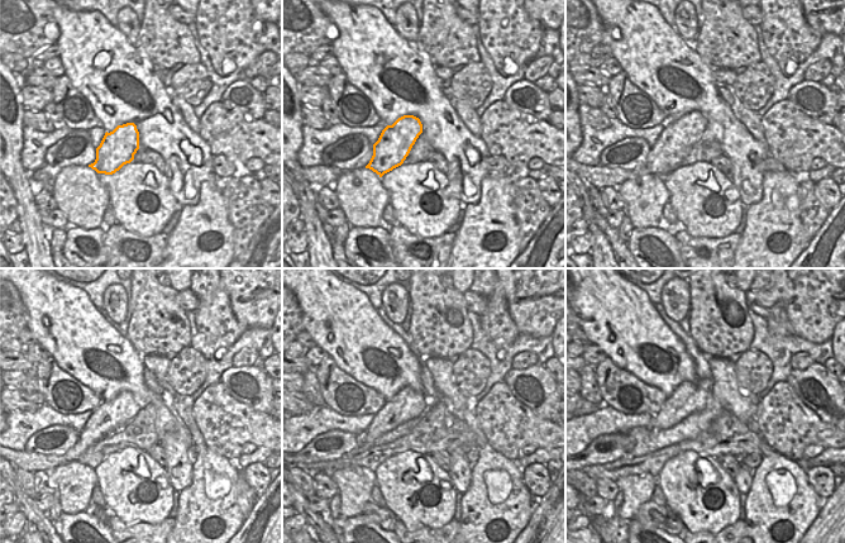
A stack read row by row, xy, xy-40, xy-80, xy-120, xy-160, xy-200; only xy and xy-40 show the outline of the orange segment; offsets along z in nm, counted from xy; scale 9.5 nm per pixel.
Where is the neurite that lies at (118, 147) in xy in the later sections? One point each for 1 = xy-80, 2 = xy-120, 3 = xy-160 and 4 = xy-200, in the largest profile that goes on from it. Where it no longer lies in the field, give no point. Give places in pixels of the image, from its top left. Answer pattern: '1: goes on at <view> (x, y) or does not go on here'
1: goes on at xy-80 (674, 143)
2: goes on at xy-120 (109, 417)
3: goes on at xy-160 (407, 404)
4: goes on at xy-200 (688, 398)

